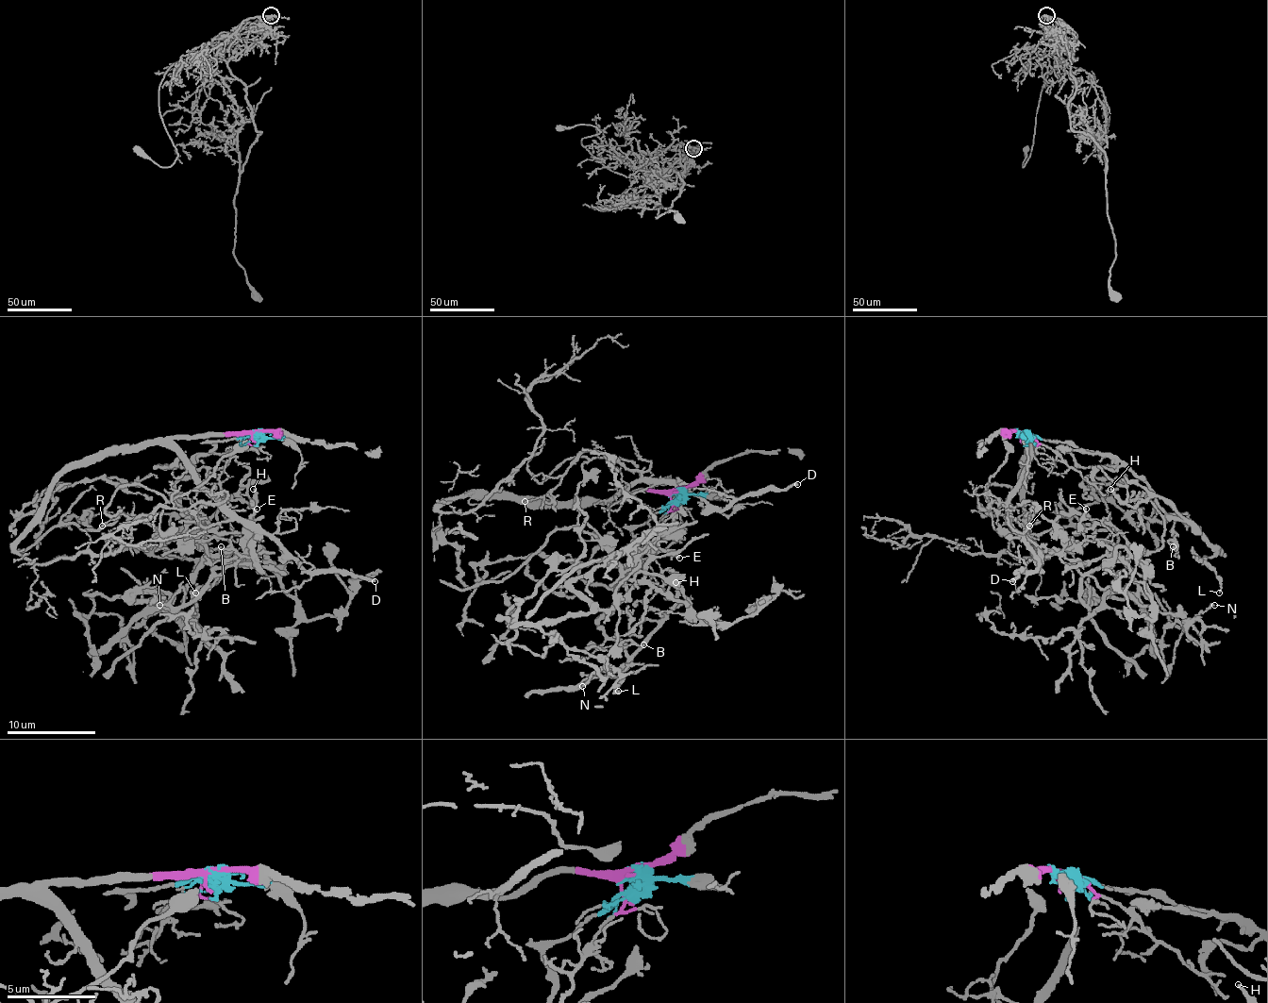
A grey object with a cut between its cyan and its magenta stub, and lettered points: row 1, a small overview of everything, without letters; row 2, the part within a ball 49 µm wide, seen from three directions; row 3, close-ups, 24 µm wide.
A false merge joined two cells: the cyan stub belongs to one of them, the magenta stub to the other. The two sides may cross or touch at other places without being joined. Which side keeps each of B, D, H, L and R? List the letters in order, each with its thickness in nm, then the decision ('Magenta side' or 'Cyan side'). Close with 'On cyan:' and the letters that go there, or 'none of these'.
B: Thickness 150 nm. Cyan side
D: Thickness 240 nm. Magenta side
H: Thickness 200 nm. Cyan side
L: Thickness 150 nm. Cyan side
R: Thickness 100 nm. Magenta side
On cyan: B, H, L

